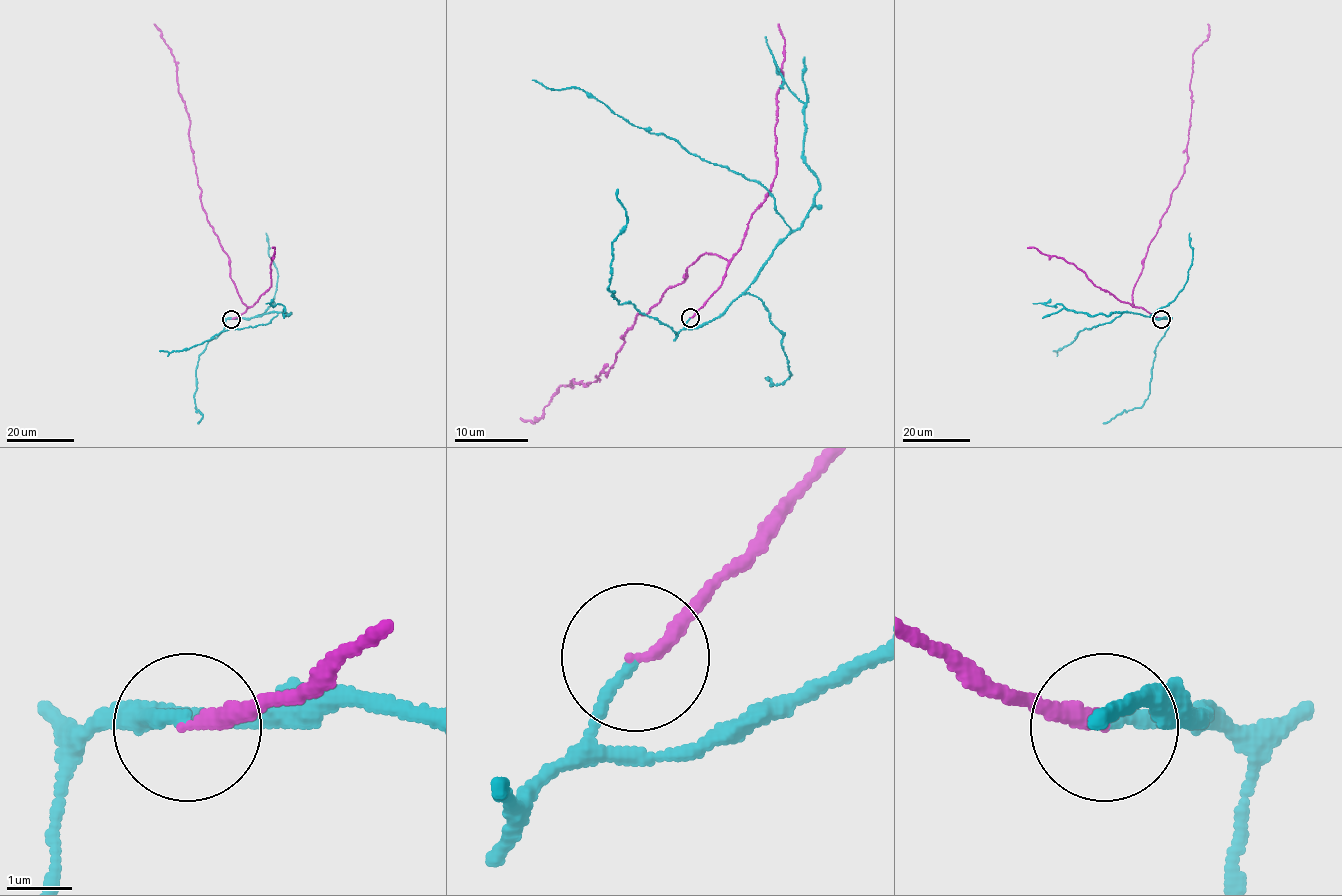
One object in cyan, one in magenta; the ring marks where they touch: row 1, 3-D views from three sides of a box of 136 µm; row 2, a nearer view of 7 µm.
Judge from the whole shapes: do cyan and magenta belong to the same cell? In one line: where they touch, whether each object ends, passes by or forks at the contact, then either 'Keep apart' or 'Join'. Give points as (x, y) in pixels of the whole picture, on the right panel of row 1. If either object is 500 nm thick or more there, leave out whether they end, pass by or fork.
Place: (1161, 319). At the ring cyan ends. At the ring magenta ends. Join

